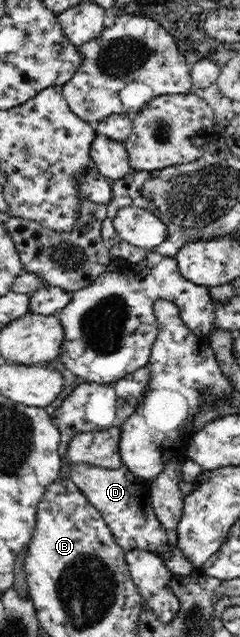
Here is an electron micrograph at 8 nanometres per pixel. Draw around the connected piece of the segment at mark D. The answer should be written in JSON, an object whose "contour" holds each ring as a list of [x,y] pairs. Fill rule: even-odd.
{"contour":[[[124,465],[114,470],[100,466],[71,466],[68,469],[70,469],[68,474],[72,483],[76,484],[76,487],[84,492],[84,495],[88,497],[88,502],[100,512],[102,518],[110,527],[115,541],[125,552],[130,552],[130,550],[146,550],[155,554],[176,575],[184,575],[186,577],[197,570],[192,563],[188,562],[188,559],[184,558],[184,552],[180,551],[179,533],[176,527],[169,527],[166,530],[163,527],[163,523],[155,517],[155,510],[152,508],[150,495],[152,479],[142,479],[136,476],[136,474],[132,474]]]}

